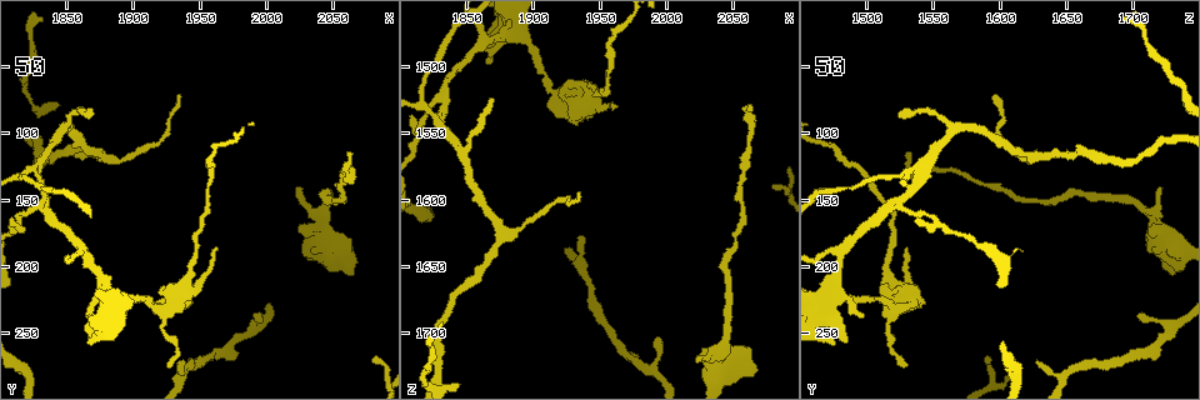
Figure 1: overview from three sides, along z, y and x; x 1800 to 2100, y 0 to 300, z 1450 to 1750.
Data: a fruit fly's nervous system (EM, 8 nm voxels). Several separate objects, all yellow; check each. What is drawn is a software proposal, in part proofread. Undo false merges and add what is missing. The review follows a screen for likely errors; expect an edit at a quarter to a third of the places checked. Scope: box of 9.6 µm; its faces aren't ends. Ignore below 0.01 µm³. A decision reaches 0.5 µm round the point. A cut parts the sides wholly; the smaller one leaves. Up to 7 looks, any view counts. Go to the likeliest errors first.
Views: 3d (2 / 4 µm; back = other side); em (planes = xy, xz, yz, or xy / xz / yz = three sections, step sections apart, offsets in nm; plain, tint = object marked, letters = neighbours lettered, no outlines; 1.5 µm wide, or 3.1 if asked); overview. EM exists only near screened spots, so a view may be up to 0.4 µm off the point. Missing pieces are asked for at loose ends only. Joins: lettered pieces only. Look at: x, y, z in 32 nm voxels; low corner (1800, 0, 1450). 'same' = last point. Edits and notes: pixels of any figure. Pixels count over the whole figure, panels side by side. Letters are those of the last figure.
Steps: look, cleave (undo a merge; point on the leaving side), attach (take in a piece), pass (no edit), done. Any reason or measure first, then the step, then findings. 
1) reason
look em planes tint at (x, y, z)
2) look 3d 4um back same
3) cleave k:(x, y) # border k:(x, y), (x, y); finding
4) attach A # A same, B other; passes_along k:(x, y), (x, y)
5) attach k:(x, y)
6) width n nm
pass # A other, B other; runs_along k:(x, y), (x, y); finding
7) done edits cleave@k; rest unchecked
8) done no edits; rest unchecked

abrupt turn
look 3d 2um at (1862, 188, 1482)

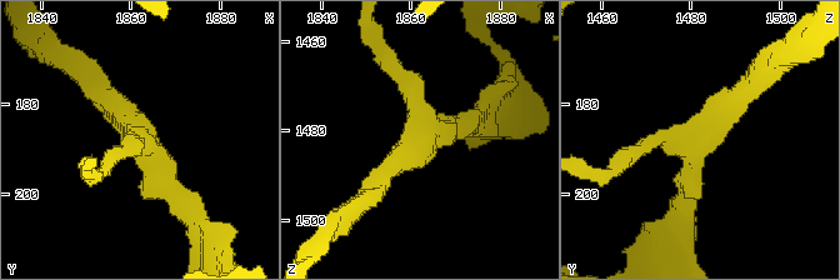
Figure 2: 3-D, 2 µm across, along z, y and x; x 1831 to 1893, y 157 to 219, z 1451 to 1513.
arms 3; now the EM
look em xy step 8 tint at (1862, 190, 1480)

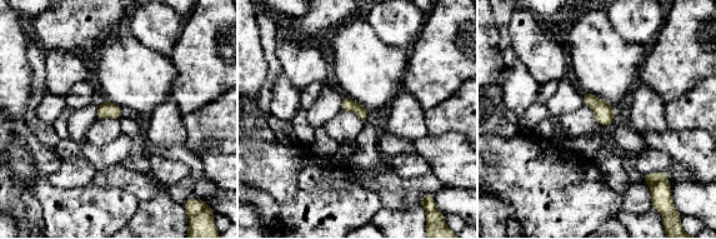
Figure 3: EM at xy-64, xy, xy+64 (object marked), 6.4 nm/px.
cut it another way
look em xz step 4 letters same

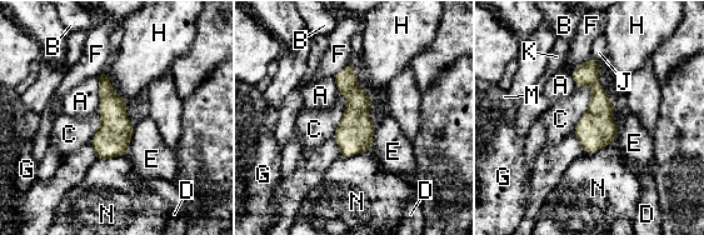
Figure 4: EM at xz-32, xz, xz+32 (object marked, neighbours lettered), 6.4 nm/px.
pass # A other, B other, C other, D other, E other, F other, G other, H other, J other, K other, M other, N other; border 4:(590, 85), (589, 104), (573, 131); all the same neuron

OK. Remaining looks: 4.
tapers out
look 3d 2um at (2024, 140, 1722)

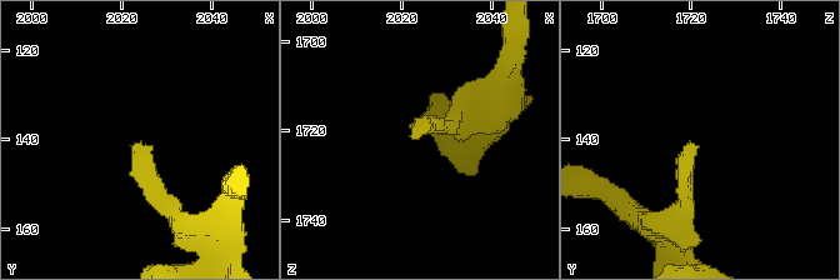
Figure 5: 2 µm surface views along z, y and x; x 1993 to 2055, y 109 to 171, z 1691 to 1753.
look em xy step 8 tint at (2022, 140, 1720)

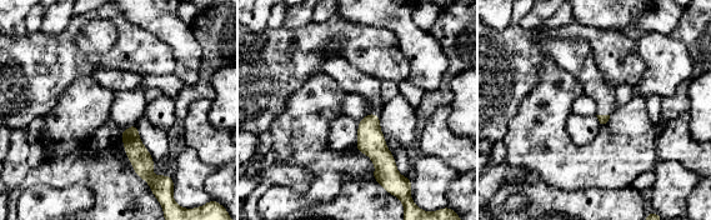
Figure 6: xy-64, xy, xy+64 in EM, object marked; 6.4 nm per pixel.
look em planes letters same

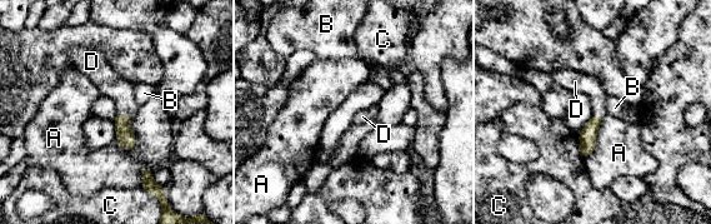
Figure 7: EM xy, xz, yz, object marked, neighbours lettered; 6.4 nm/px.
attach 7:(110, 84) # A other, B other, C other, D same; passes_along 7:(125, 138), (124, 114), (110, 84); the neuron continues

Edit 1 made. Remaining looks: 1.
done edits attach@7; rest unchecked

